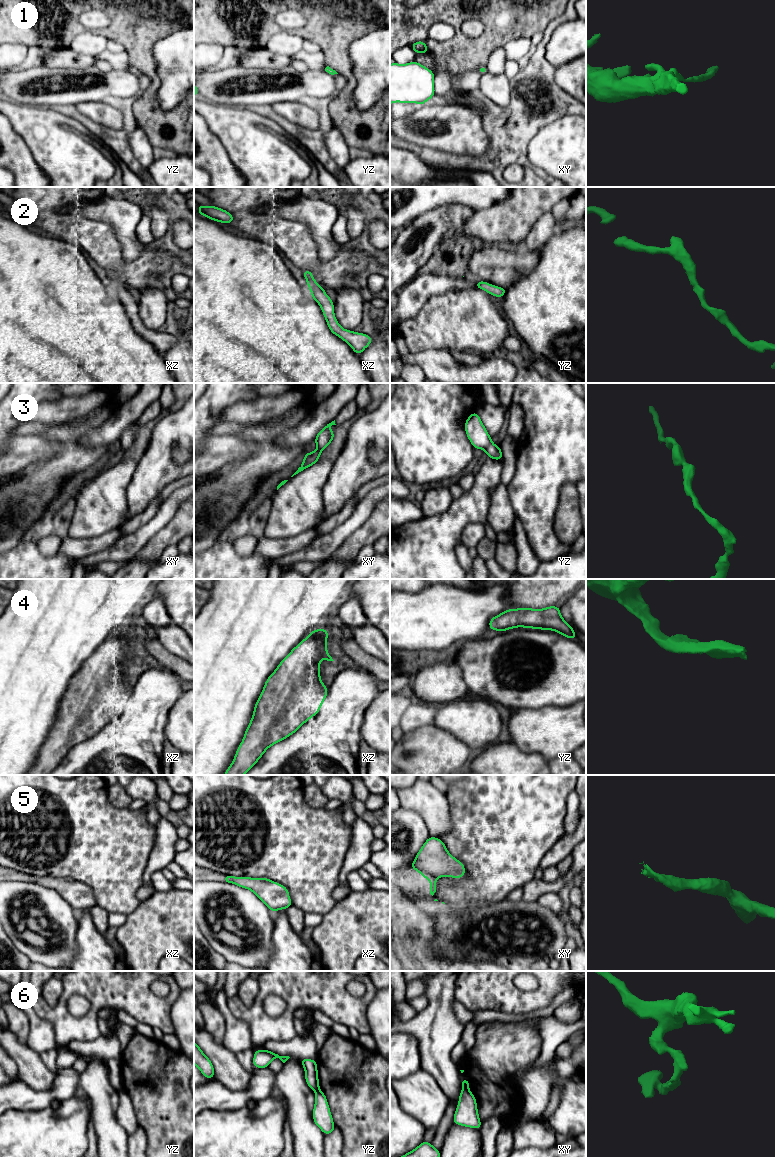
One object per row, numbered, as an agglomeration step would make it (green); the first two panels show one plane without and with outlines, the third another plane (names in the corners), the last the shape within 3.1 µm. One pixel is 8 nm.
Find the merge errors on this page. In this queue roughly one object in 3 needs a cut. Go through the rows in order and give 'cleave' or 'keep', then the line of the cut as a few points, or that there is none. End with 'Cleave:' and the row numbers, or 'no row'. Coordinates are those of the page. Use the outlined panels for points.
1: keep; cut none
2: keep; cut none
3: keep; cut none
4: keep; cut none
5: keep; cut none
6: cleave; cut xy (463, 1087), (468, 1090)
Cleave: 6

